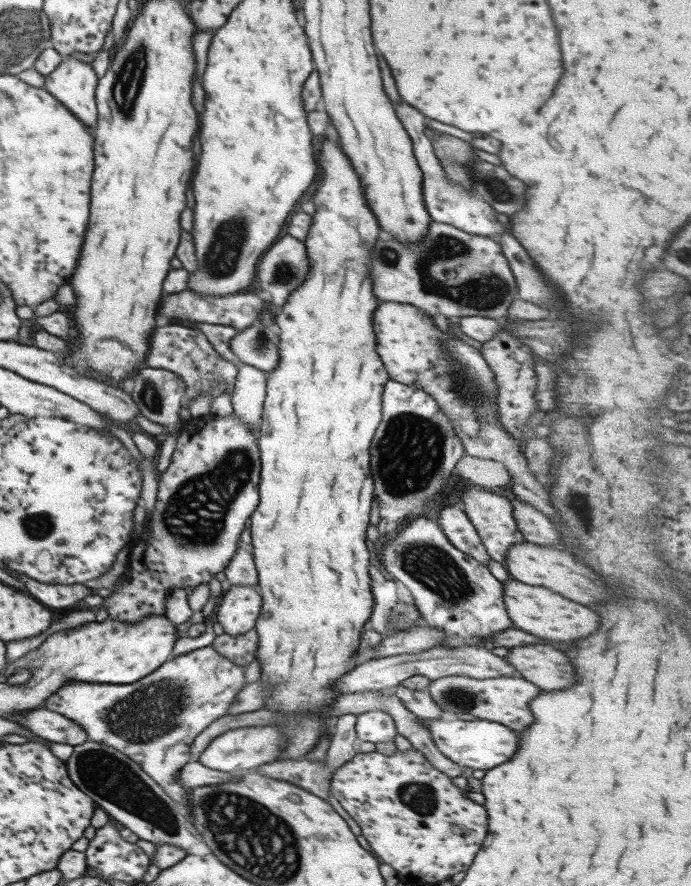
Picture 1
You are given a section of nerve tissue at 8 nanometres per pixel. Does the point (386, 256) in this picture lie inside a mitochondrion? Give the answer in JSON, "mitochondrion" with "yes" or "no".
{"mitochondrion":"yes"}

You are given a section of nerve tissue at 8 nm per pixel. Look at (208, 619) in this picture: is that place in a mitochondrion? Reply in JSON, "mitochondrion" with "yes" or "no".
{"mitochondrion":"no"}

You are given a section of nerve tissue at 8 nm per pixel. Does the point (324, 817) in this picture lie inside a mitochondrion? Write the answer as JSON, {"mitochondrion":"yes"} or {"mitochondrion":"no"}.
{"mitochondrion":"no"}

